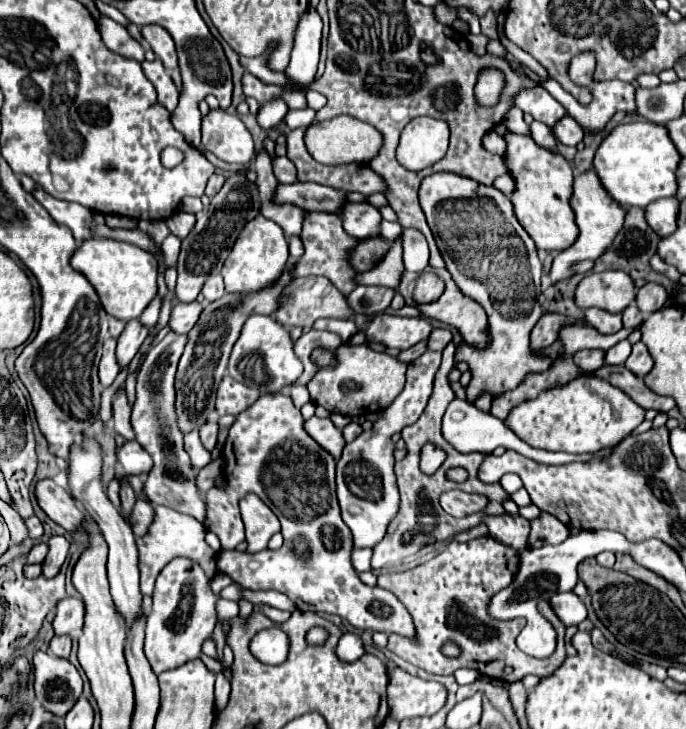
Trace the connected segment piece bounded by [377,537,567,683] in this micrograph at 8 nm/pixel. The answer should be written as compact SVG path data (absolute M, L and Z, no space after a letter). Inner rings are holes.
M493 537L473 539L469 543L451 541L443 553L433 557L431 561L401 573L387 573L379 575L377 585L393 591L415 623L415 637L417 639L389 639L387 649L399 655L401 659L433 673L433 675L453 675L461 667L469 667L479 671L481 675L501 679L507 683L521 681L525 675L533 673L537 677L553 675L567 657L565 653L565 625L559 621L555 613L547 613L545 601L545 617L557 629L557 649L547 659L527 657L517 645L515 639L519 631L525 627L525 619L509 619L499 621L487 613L489 601L495 593L509 587L519 571L519 553ZM445 639L455 639L455 643L463 649L463 657L449 659L439 649ZM511 667L511 673L505 669Z

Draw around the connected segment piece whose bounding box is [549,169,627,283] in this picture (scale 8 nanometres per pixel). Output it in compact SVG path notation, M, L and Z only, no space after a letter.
M589 169L589 171L575 177L573 195L571 195L571 209L573 209L575 219L577 219L579 239L569 249L557 253L557 257L553 259L553 267L549 271L551 283L559 283L563 279L573 277L575 275L573 265L579 261L585 261L585 259L597 261L603 255L605 247L611 245L611 239L615 239L615 235L619 233L619 227L623 227L625 215L627 215L625 207L607 195L607 189L603 187L603 183L599 183L599 175L595 173L595 169Z

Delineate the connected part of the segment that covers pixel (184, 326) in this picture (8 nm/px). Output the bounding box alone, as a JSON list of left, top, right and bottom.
[169,301,203,333]

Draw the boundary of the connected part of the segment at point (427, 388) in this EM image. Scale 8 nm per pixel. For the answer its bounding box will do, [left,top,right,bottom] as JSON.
[337,351,441,547]

